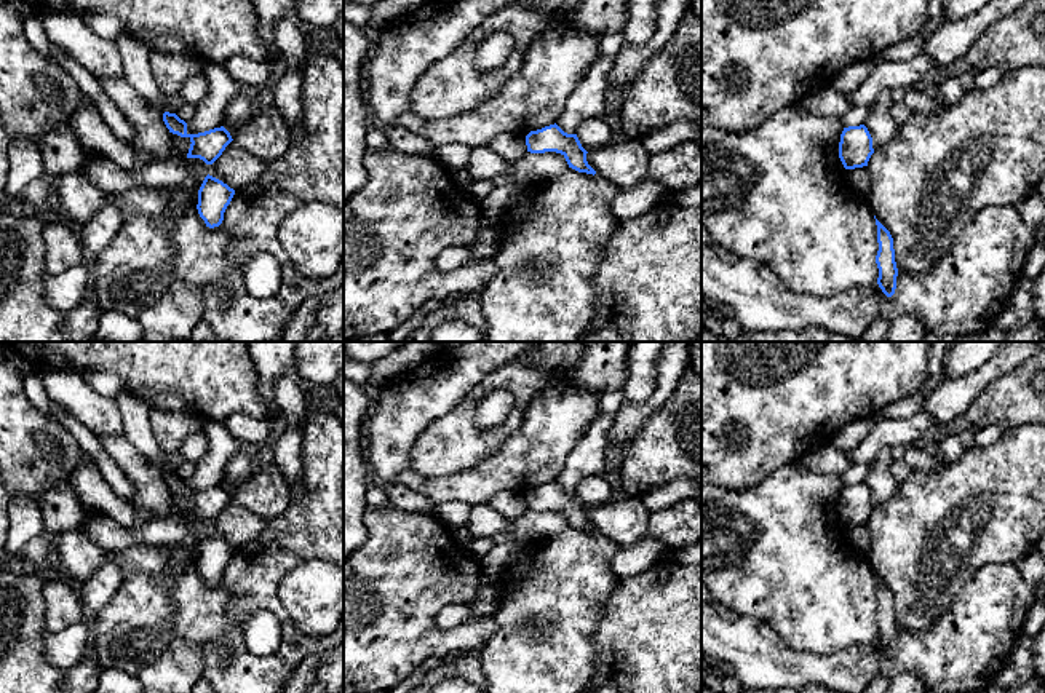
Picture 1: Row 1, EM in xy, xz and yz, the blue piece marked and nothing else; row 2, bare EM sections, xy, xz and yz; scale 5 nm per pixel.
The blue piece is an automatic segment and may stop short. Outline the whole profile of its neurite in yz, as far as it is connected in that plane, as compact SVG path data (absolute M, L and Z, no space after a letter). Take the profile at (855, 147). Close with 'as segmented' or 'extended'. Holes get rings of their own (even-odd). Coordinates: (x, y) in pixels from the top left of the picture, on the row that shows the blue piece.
M864 125L844 128L839 142L839 158L845 169L868 166L872 153L872 137Z; as segmented

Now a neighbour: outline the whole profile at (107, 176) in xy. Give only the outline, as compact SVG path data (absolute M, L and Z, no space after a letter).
M93 153L83 160L81 171L107 193L118 193L134 185L200 190L187 158L155 158L137 171L125 171L105 156Z

